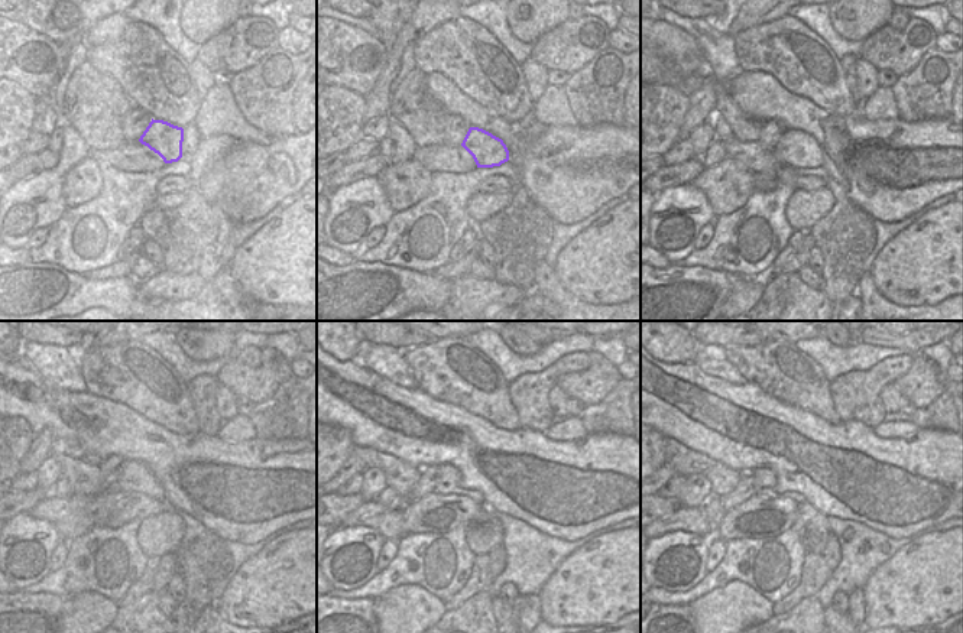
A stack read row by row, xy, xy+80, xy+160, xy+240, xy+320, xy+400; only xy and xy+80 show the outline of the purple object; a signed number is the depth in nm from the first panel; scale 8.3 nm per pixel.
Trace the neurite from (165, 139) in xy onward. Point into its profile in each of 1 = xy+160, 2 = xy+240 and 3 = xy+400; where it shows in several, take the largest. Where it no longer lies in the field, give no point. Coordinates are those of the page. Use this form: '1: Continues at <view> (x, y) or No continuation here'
1: Continues at xy+160 (797, 149)
2: Continues at xy+240 (135, 477)
3: Continues at xy+400 (764, 479)

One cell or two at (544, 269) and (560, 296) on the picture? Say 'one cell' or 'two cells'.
one cell

